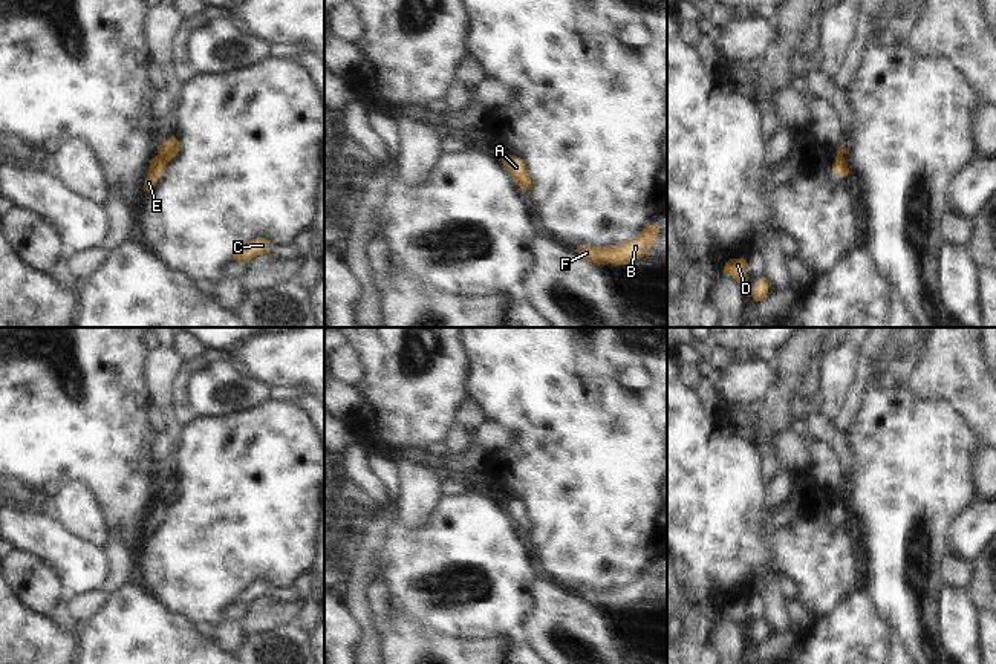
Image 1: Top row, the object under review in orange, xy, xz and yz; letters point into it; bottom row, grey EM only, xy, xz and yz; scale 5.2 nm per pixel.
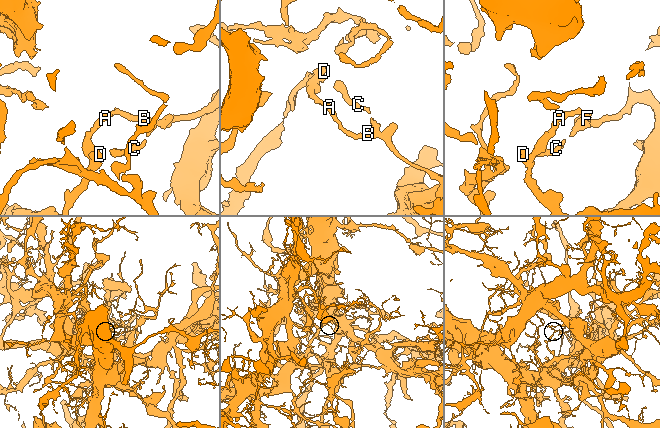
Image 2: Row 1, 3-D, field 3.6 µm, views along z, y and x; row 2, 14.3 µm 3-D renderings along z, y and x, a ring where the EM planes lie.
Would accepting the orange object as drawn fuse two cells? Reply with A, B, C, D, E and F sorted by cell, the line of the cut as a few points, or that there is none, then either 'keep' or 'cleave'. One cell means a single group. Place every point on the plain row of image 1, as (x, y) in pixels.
groups A B C F / D E; cut xy (159, 496), (166, 505); cleave

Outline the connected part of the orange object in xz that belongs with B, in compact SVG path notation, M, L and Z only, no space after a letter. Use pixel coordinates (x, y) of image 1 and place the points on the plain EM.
M647 566L646 571L632 583L621 588L607 588L595 591L591 588L577 588L577 595L588 604L600 607L627 607L629 604L644 600L646 594L655 586L658 568Z

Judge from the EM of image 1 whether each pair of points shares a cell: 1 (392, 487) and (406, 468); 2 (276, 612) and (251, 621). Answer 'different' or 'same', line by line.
1: different
2: same

